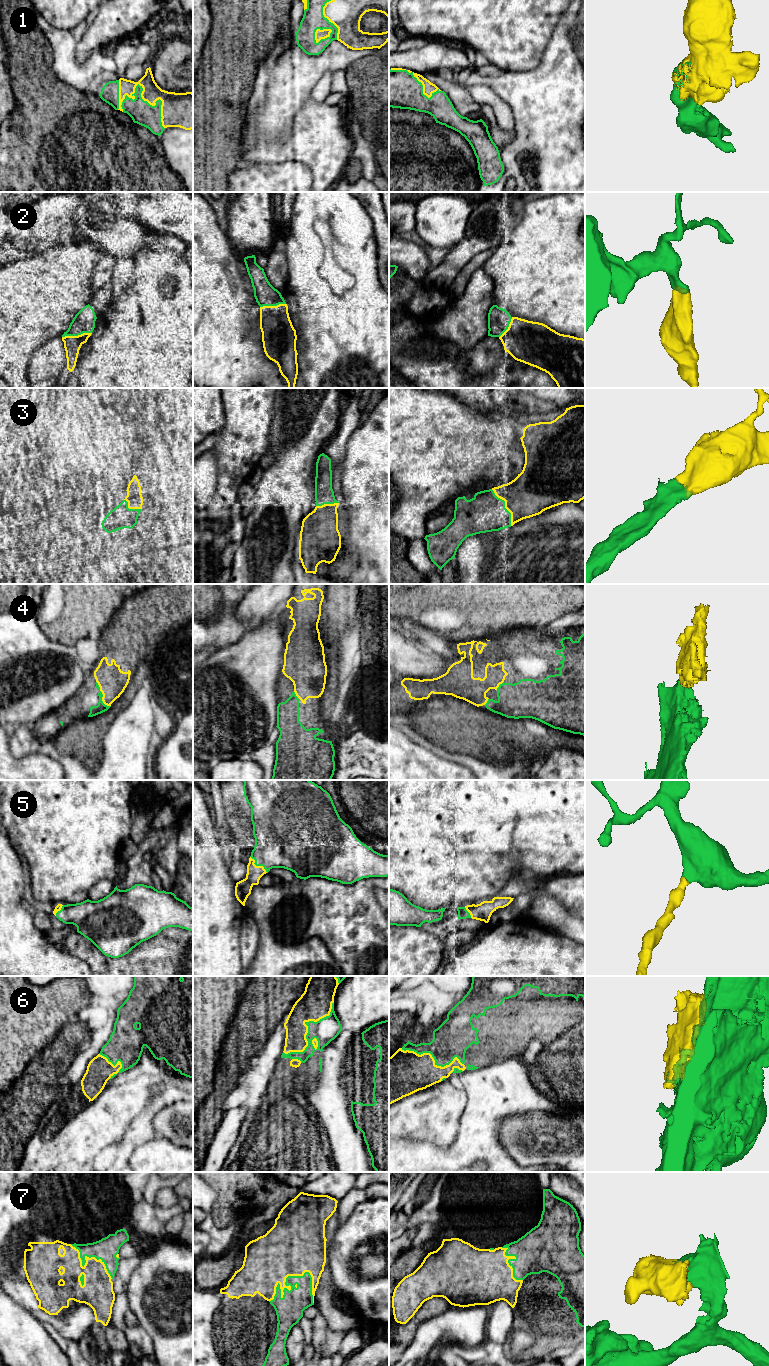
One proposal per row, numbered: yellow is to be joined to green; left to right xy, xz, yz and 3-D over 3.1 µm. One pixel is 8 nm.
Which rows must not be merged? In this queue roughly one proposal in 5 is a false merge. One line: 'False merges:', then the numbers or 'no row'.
False merges: no row

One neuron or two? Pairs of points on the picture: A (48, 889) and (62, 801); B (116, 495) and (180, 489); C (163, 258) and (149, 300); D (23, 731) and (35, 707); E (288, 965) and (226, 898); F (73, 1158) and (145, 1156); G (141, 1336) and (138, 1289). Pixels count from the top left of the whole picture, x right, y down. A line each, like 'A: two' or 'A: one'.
A: one
B: two
C: one
D: two
E: two
F: two
G: two

